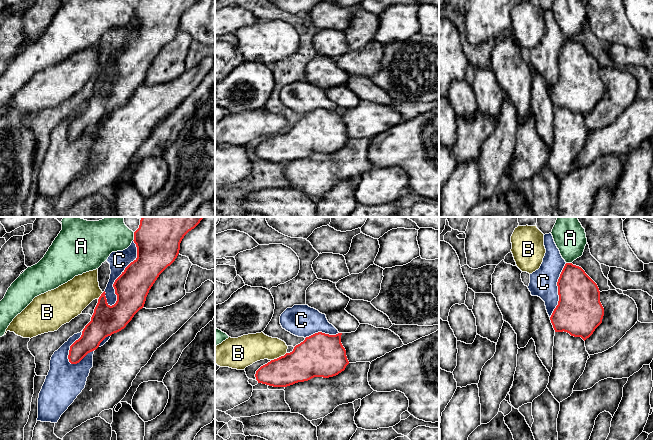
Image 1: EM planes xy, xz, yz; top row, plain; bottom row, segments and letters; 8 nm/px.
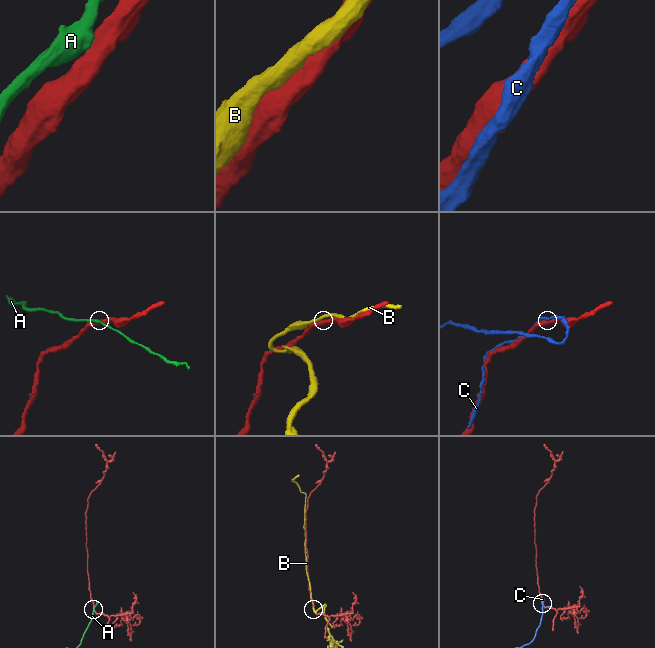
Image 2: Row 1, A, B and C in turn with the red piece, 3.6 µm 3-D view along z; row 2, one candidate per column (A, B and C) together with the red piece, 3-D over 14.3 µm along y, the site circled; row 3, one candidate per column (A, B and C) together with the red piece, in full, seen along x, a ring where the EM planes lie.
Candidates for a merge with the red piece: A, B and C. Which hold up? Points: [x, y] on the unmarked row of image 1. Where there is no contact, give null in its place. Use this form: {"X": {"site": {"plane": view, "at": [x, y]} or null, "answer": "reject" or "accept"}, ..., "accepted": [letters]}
{"A": {"site": {"plane": "xy", "at": [134, 12]}, "answer": "reject"}, "B": {"site": {"plane": "xz", "at": [279, 133]}, "answer": "reject"}, "C": {"site": {"plane": "xy", "at": [121, 50]}, "answer": "accept"}, "accepted": ["C"]}

